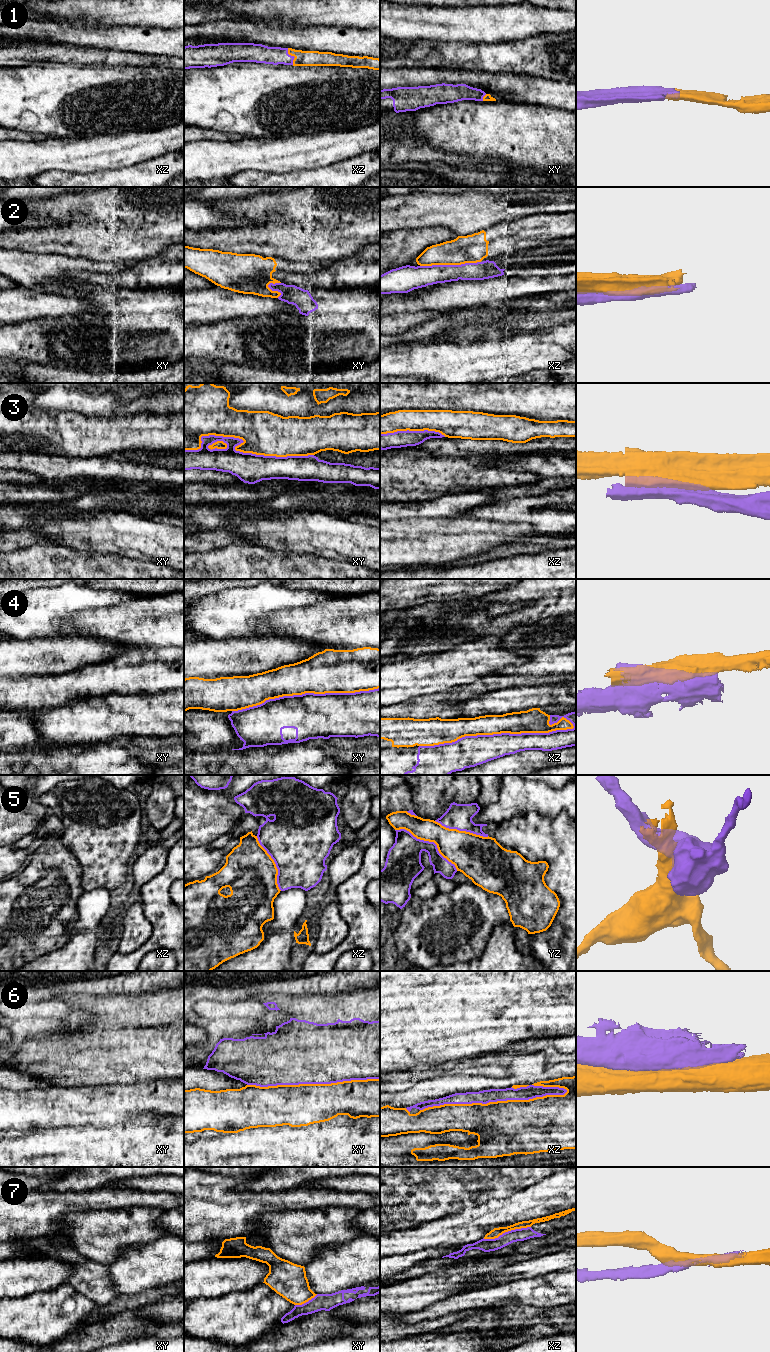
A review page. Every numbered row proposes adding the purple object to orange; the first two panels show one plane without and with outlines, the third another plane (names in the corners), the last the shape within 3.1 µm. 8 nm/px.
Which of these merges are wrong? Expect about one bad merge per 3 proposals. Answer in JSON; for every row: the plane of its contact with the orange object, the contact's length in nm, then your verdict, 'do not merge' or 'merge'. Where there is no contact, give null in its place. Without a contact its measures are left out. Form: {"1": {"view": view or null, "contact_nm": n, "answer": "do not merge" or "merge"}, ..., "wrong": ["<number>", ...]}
{"1": {"view": "xz", "contact_nm": 140, "answer": "merge"}, "2": {"view": "xz", "contact_nm": 480, "answer": "do not merge"}, "3": {"view": "xy", "contact_nm": 1050, "answer": "do not merge"}, "4": {"view": "xz", "contact_nm": 1250, "answer": "do not merge"}, "5": {"view": "yz", "contact_nm": 600, "answer": "do not merge"}, "6": {"view": "xz", "contact_nm": 1200, "answer": "do not merge"}, "7": {"view": "xz", "contact_nm": 400, "answer": "do not merge"}, "wrong": ["2", "3", "4", "5", "6", "7"]}

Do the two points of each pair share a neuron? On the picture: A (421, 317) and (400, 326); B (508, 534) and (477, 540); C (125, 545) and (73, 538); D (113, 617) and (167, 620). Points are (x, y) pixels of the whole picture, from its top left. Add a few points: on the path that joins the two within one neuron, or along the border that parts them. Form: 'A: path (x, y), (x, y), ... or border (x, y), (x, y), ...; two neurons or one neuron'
A: path (416, 319), (405, 322); one neuron
B: path (500, 537), (493, 540), (485, 540); one neuron
C: path (112, 538), (86, 538); one neuron
D: path (126, 622), (154, 622); one neuron

